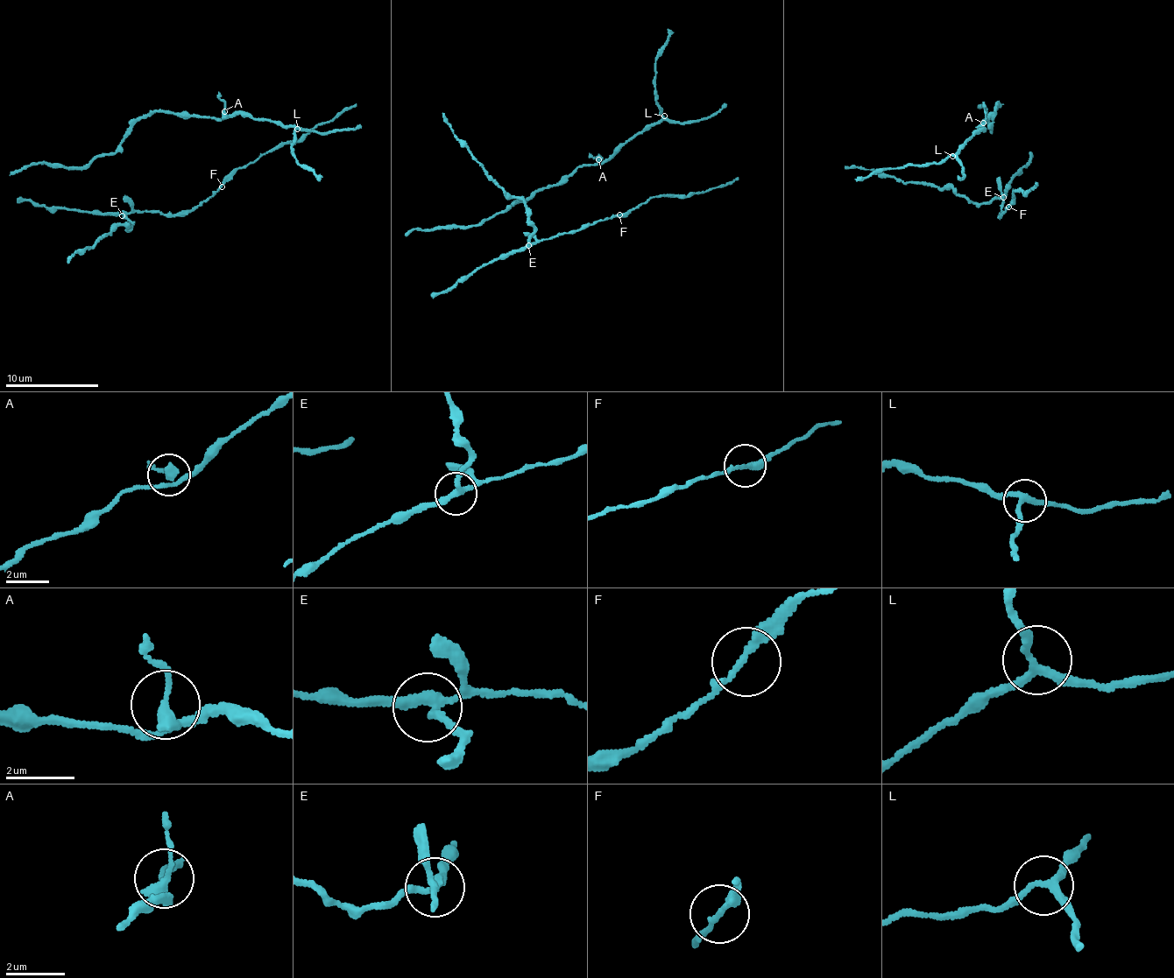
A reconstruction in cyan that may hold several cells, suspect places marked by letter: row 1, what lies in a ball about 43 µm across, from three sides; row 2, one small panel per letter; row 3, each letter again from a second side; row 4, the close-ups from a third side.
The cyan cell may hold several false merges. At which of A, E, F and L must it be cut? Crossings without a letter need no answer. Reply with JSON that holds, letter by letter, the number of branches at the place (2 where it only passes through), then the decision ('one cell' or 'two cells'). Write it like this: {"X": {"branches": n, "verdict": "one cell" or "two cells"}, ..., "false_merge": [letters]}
{"A": {"branches": 3, "verdict": "one cell"}, "E": {"branches": 3, "verdict": "one cell"}, "F": {"branches": 2, "verdict": "one cell"}, "L": {"branches": 3, "verdict": "one cell"}, "false_merge": []}

